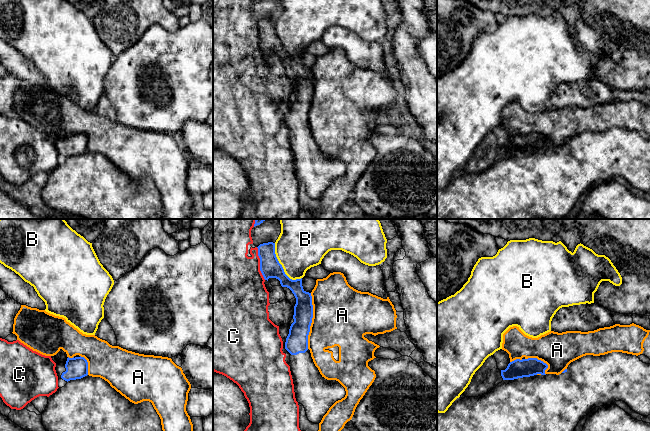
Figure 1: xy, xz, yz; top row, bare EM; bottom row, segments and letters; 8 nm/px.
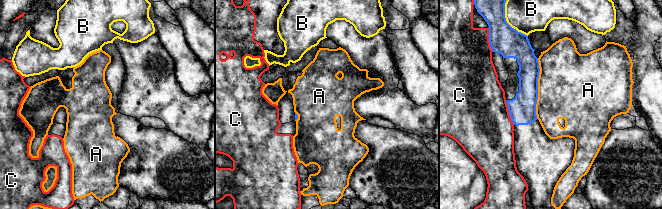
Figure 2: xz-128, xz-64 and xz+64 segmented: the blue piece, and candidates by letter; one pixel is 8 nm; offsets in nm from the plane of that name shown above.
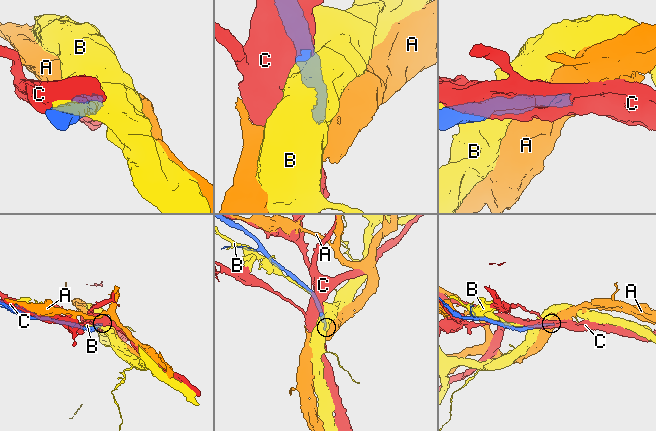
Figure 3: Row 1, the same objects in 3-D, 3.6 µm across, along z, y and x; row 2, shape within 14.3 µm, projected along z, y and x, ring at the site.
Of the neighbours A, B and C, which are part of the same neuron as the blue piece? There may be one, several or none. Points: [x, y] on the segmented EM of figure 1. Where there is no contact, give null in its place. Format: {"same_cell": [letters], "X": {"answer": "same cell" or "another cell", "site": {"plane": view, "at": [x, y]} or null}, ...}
{"same_cell": [], "A": {"answer": "another cell", "site": {"plane": "xz", "at": [311, 321]}}, "B": {"answer": "another cell", "site": {"plane": "xz", "at": [281, 266]}}, "C": {"answer": "another cell", "site": {"plane": "xz", "at": [260, 263]}}}

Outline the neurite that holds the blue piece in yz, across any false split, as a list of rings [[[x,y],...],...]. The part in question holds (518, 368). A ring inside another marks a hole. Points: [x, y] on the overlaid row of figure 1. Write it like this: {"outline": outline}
{"outline": [[[612,352],[605,355],[586,355],[573,362],[559,375],[546,374],[548,365],[537,358],[516,359],[510,362],[505,370],[501,370],[503,381],[486,394],[478,397],[457,398],[445,413],[437,412],[437,431],[574,431],[582,417],[587,416],[594,408],[613,404],[615,401],[625,402],[633,411],[642,415],[650,415],[650,364],[643,363],[638,356]]]}

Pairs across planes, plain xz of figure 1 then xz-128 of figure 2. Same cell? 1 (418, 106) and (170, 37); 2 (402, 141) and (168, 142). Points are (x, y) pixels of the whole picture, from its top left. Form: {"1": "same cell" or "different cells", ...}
{"1": "same cell", "2": "same cell"}

